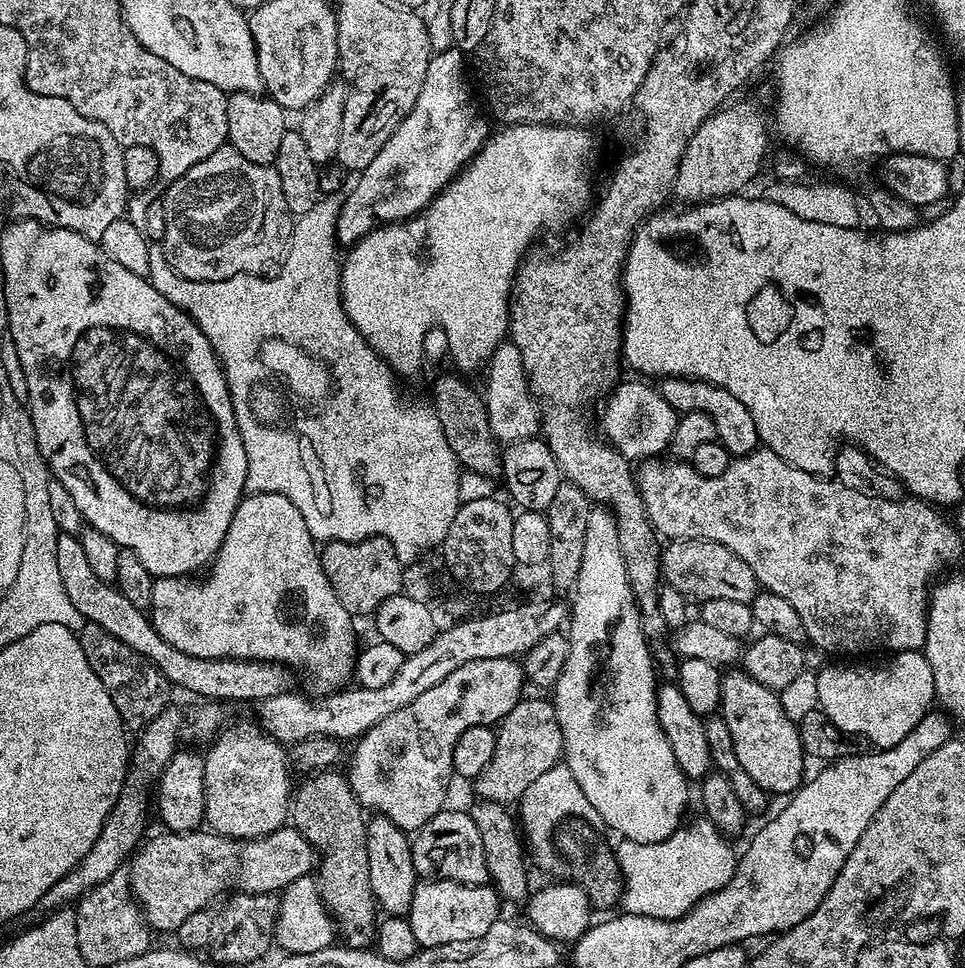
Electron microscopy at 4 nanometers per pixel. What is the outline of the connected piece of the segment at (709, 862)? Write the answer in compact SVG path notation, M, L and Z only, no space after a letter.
M699 818L693 824L685 823L683 826L677 828L674 834L670 834L670 838L666 838L662 842L654 842L653 844L643 844L642 842L634 842L633 840L621 839L620 845L615 845L614 851L616 853L616 861L620 867L620 875L624 881L624 890L622 893L622 908L625 913L630 915L644 915L654 919L672 920L679 916L686 915L687 912L697 903L700 899L706 898L711 892L722 890L728 882L730 882L734 870L736 869L736 861L738 859L737 853L732 853L732 848L729 841L724 837L719 830L712 825L706 818Z

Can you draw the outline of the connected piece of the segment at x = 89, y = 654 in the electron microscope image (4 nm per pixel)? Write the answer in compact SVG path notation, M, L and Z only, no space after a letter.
M85 623L78 635L82 654L86 654L86 662L90 662L90 670L98 674L98 682L106 686L106 694L110 694L110 702L114 702L114 710L118 710L125 729L142 729L169 707L168 680L151 662L142 658L142 654L130 650L126 642L118 642L114 634L106 634L106 630L102 630L102 626L97 624Z

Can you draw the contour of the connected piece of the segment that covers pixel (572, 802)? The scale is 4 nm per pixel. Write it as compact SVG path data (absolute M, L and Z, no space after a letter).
M561 762L556 764L542 778L534 778L530 786L520 795L518 801L518 824L522 829L523 839L526 841L526 848L529 853L536 855L540 868L546 870L551 864L562 864L560 855L556 853L556 836L552 836L552 828L556 828L556 820L560 816L569 816L571 820L580 816L582 822L589 828L596 830L601 827L600 815L594 806L582 794L582 786L574 782L574 774L568 769L568 765Z

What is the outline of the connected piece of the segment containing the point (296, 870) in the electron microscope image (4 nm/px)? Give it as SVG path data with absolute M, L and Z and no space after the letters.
M291 826L279 828L256 840L233 840L230 836L219 836L211 830L194 832L164 830L161 833L161 836L149 835L137 847L126 871L128 887L132 889L132 899L140 905L144 923L149 929L156 931L157 928L158 931L168 934L175 933L176 928L182 926L186 918L190 918L190 914L205 911L215 896L223 897L229 890L236 894L242 892L276 894L290 882L309 875L318 864L316 849L312 848L310 842L306 842L306 838L302 838L302 834L298 834L298 830Z

